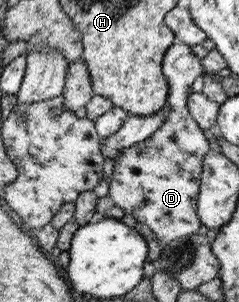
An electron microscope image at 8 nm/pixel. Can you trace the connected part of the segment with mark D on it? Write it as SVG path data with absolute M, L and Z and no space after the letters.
M173 42L164 52L161 69L168 85L168 98L165 105L169 107L169 114L164 120L164 124L160 125L160 128L144 141L117 150L116 157L113 159L114 167L107 195L112 203L120 206L126 215L132 215L137 223L147 225L154 233L158 243L166 245L169 241L196 233L201 225L196 213L196 198L198 198L203 155L209 148L203 131L192 120L186 107L191 85L198 76L202 75L200 60L194 57L191 46Z

